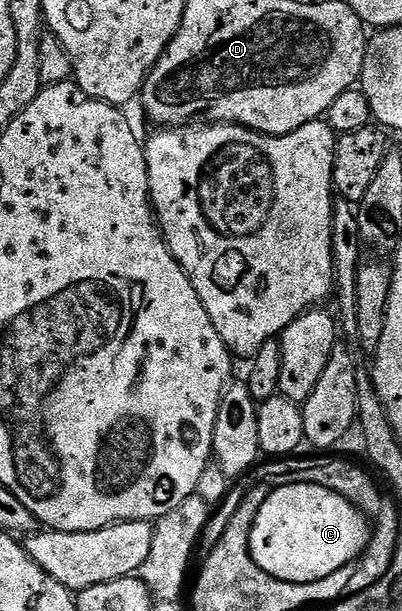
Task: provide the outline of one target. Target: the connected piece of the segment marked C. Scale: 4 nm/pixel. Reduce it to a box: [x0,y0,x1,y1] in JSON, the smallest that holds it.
[249,483,372,584]

